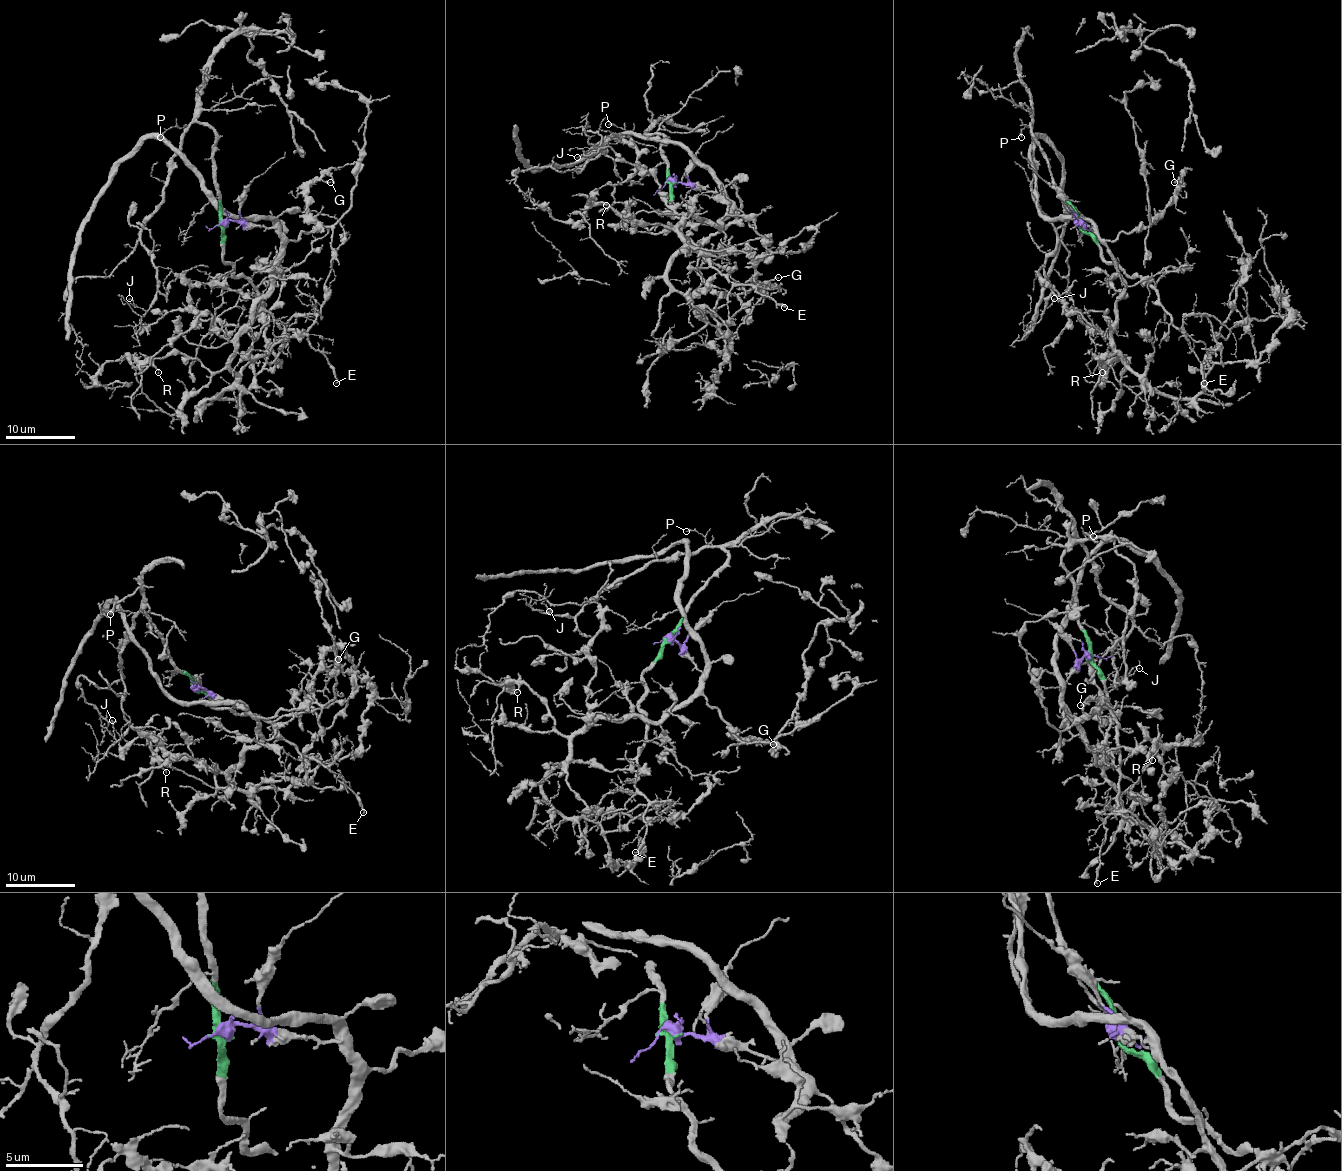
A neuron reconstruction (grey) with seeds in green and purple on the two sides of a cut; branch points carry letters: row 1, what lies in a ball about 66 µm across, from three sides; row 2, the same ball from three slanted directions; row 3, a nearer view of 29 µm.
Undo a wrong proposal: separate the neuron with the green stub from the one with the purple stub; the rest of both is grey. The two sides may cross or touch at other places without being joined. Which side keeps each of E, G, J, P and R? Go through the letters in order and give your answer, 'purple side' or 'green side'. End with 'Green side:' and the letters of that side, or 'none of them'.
E: green side
G: purple side
J: green side
P: green side
R: purple side
Green side: E, J, P

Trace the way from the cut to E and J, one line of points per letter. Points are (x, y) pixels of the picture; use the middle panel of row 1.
E: (670, 181), (670, 207), (696, 249), (731, 282), (750, 284), (783, 306)
J: (670, 181), (663, 136), (611, 136), (589, 159), (604, 147), (604, 154), (592, 148), (576, 157)

